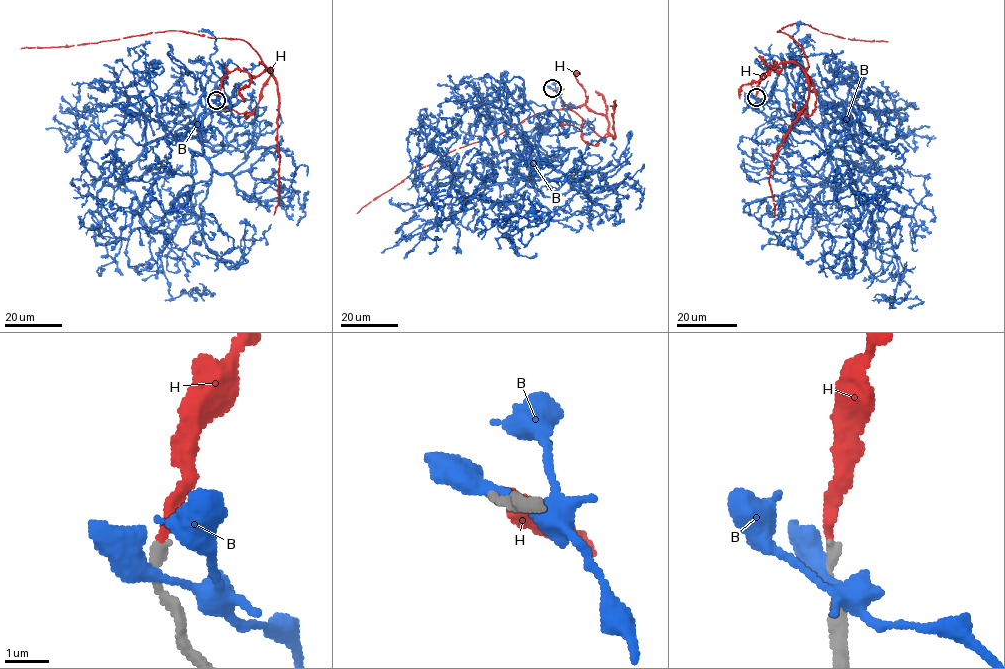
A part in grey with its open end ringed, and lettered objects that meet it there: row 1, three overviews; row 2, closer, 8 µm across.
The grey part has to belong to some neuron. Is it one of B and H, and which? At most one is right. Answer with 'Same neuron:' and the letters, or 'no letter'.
Same neuron: H

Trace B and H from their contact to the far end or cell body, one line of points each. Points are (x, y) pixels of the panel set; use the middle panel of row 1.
B: (551, 88), (575, 131), (535, 135), (538, 157), (461, 196), (474, 194), (427, 231), (442, 238)
H: (551, 88), (565, 104), (602, 113), (607, 136), (569, 109), (537, 113), (419, 168), (356, 213)

